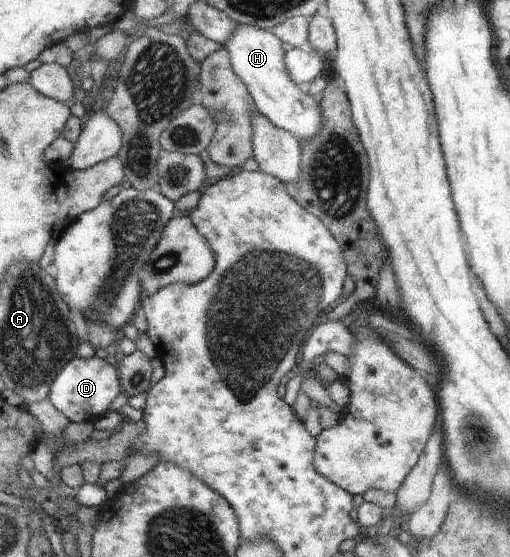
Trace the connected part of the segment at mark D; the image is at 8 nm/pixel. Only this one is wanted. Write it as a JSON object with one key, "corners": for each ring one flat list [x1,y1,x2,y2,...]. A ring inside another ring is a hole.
{"corners":[[95,356,88,359,74,357,54,378,47,397,68,422,89,422,97,416,105,416,105,412,109,410,109,404,115,400,115,396,121,390,119,379,120,376,117,376,115,368,109,366,105,359]]}

